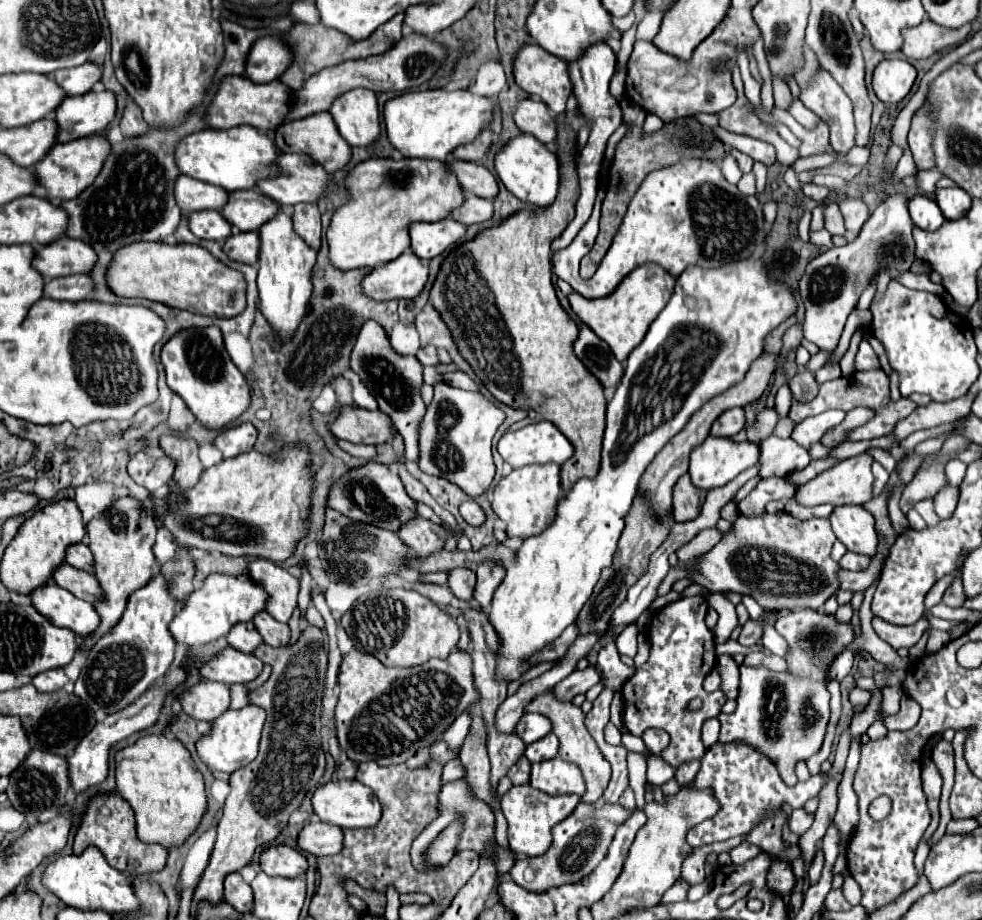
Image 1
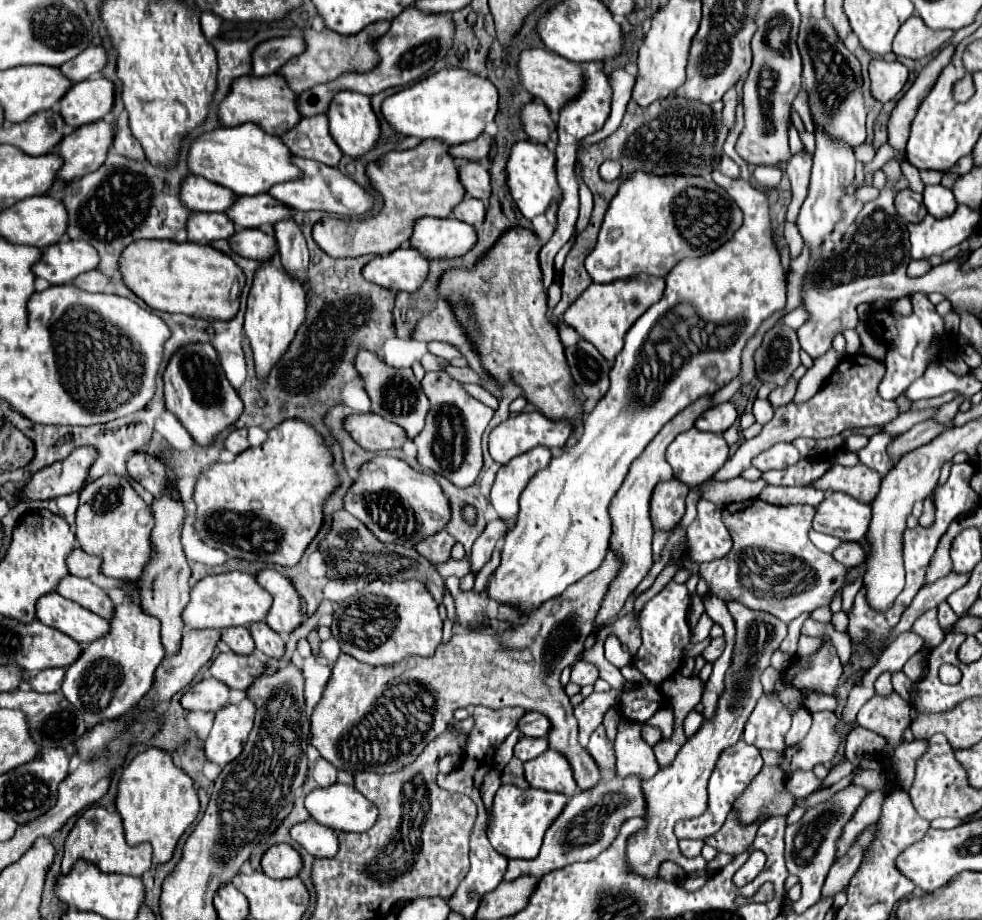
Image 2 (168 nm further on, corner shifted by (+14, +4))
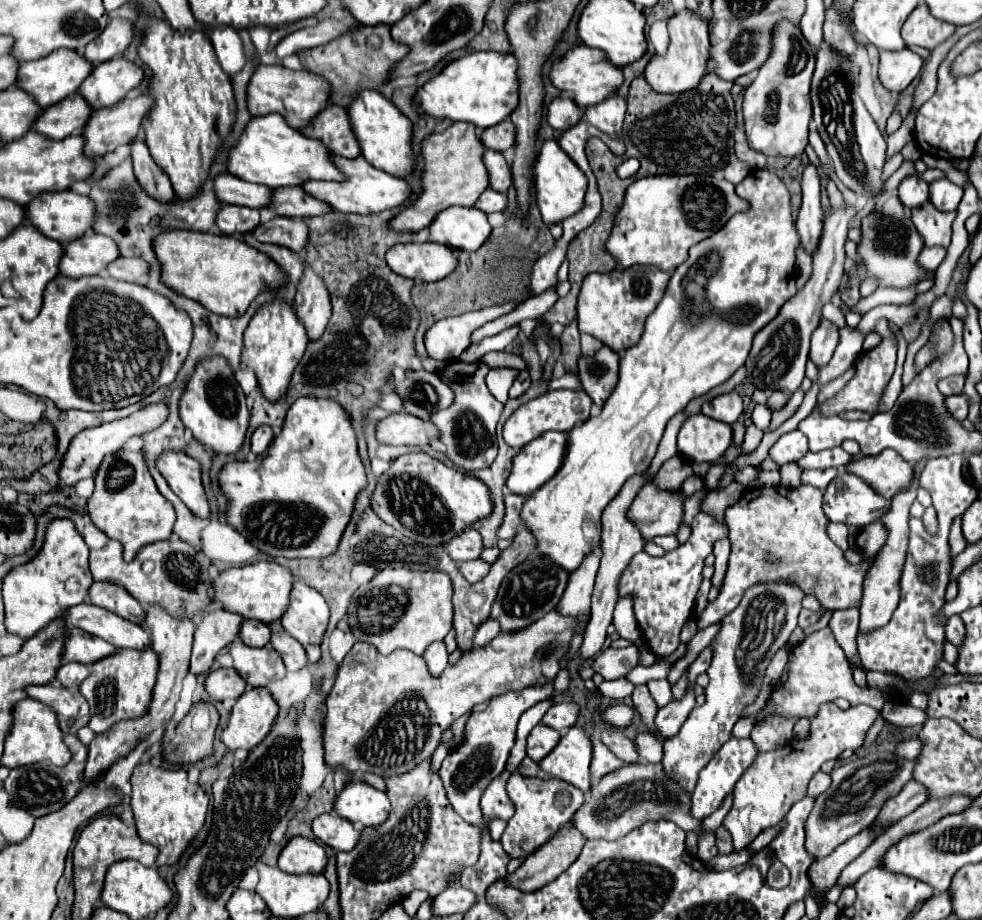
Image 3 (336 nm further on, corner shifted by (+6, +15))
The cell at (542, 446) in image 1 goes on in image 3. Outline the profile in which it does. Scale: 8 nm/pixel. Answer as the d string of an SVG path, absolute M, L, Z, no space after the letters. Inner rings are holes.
M550 390L550 392L530 400L528 404L520 406L506 420L506 424L504 424L504 440L512 448L522 448L528 442L532 442L534 438L538 438L540 434L548 432L548 430L570 432L576 424L588 420L590 408L592 408L592 400L584 392L576 392L576 390Z

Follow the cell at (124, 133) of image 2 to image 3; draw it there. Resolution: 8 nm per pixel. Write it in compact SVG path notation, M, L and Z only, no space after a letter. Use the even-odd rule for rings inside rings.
M136 138L130 144L130 148L132 148L136 180L146 190L146 194L152 194L156 200L164 200L164 204L168 204L168 200L176 200L168 176L152 160L146 142L142 138Z

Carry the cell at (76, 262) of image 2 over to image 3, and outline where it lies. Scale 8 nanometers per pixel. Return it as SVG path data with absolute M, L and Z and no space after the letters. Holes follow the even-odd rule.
M86 232L82 238L70 242L64 248L60 274L70 278L96 276L116 258L120 258L120 250L112 238L96 232Z

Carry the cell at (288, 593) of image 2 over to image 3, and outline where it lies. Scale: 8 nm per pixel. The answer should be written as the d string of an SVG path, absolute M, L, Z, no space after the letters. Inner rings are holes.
M296 582L290 608L282 616L282 626L302 646L320 646L328 628L328 604L322 594L304 582Z

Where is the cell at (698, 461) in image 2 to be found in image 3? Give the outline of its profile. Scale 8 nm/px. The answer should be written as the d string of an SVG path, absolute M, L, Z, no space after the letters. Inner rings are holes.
M704 414L686 418L678 432L678 452L694 462L714 462L732 444L732 428Z

